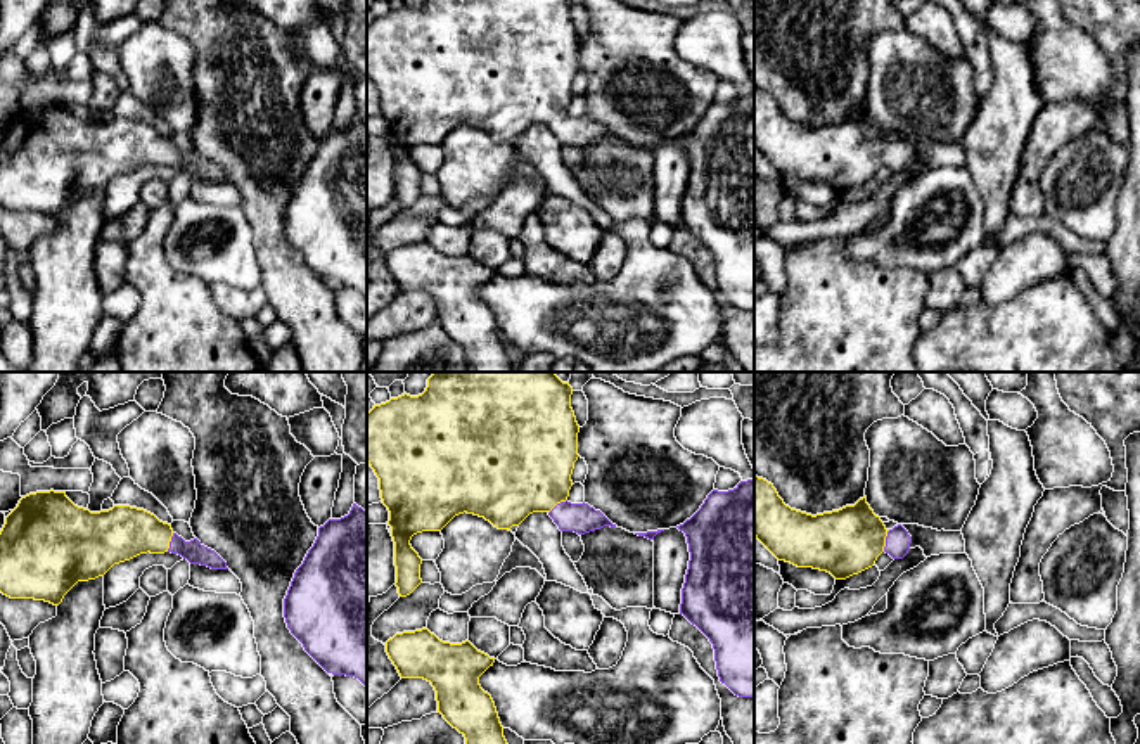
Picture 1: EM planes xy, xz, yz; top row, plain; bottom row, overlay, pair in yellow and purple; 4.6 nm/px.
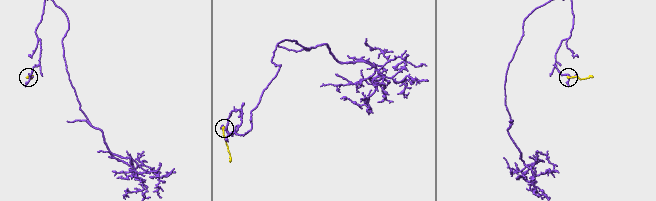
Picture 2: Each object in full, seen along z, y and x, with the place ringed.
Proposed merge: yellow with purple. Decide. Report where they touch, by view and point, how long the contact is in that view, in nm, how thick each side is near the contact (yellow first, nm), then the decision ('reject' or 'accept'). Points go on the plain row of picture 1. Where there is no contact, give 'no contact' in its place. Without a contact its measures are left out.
meets yellow in yz at (884, 153); contact 110 nm long; 320 nm thick on the yellow side, 120 nm on the other; accept

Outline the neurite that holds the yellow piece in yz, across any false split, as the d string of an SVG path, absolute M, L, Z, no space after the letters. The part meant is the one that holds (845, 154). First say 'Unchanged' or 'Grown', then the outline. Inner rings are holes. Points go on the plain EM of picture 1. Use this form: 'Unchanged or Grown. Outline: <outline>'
Grown. Outline: M754 88L754 149L778 173L827 183L836 192L846 192L872 180L882 164L893 171L903 171L912 156L912 149L901 137L893 142L884 138L867 116L867 109L855 118L811 128L785 118L773 97L758 88Z

